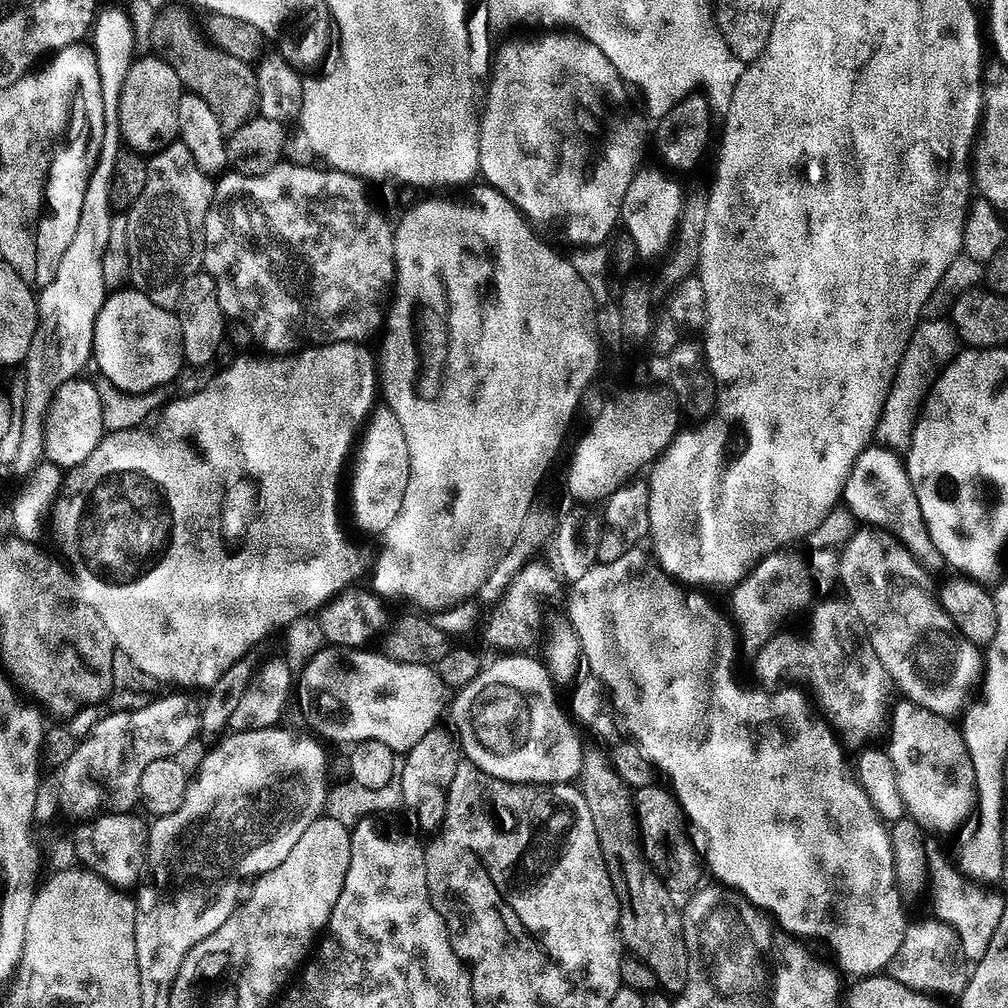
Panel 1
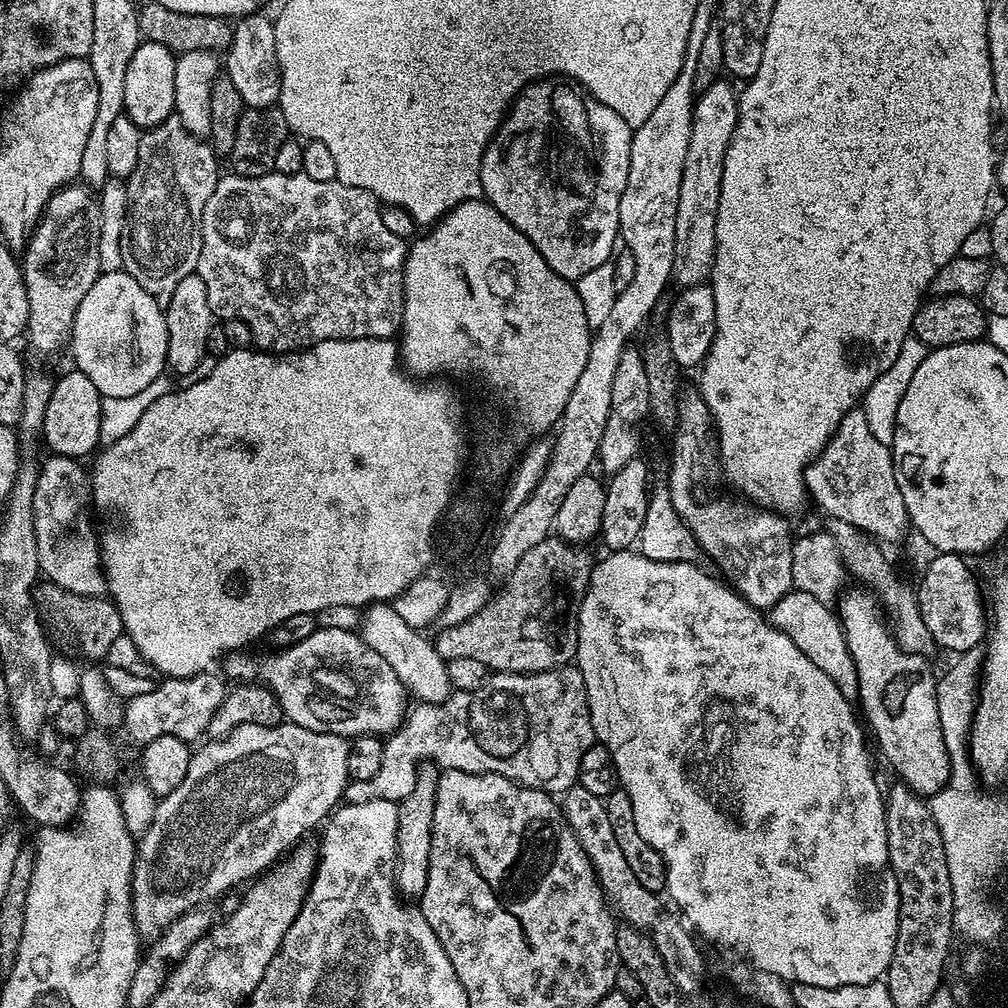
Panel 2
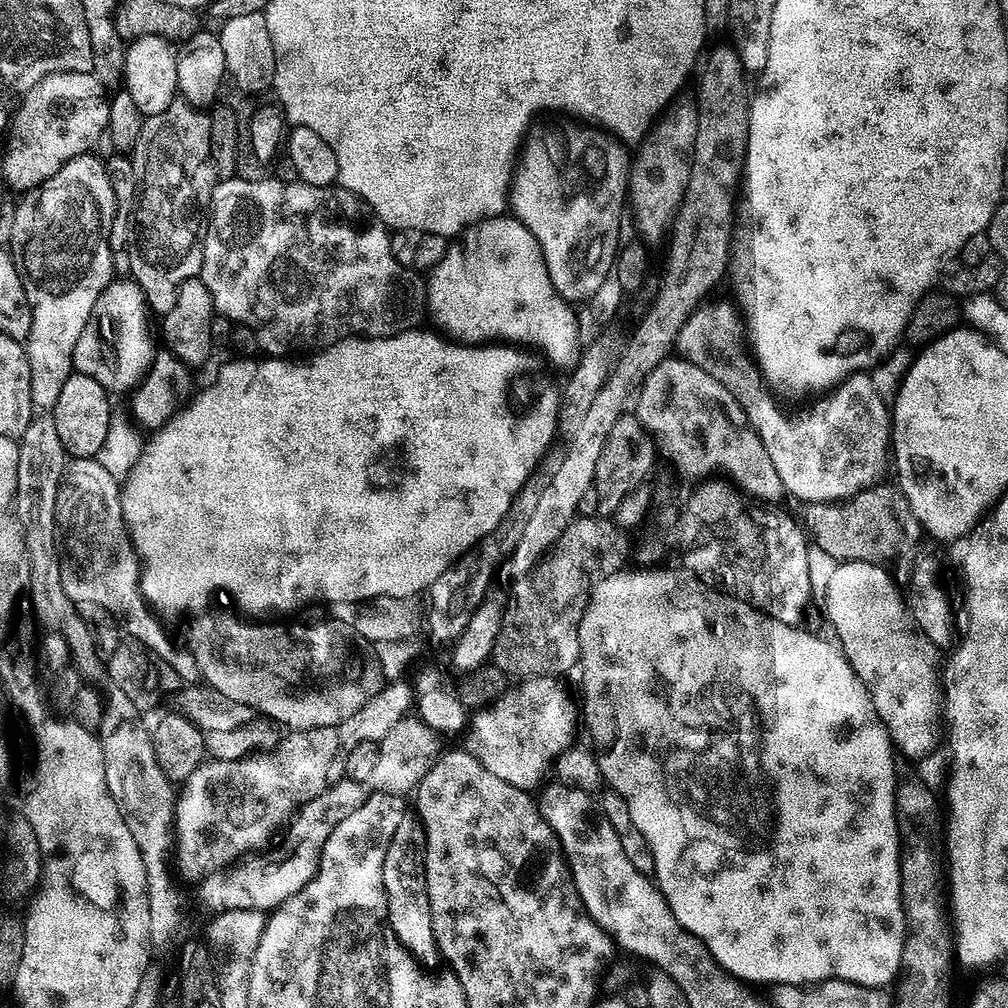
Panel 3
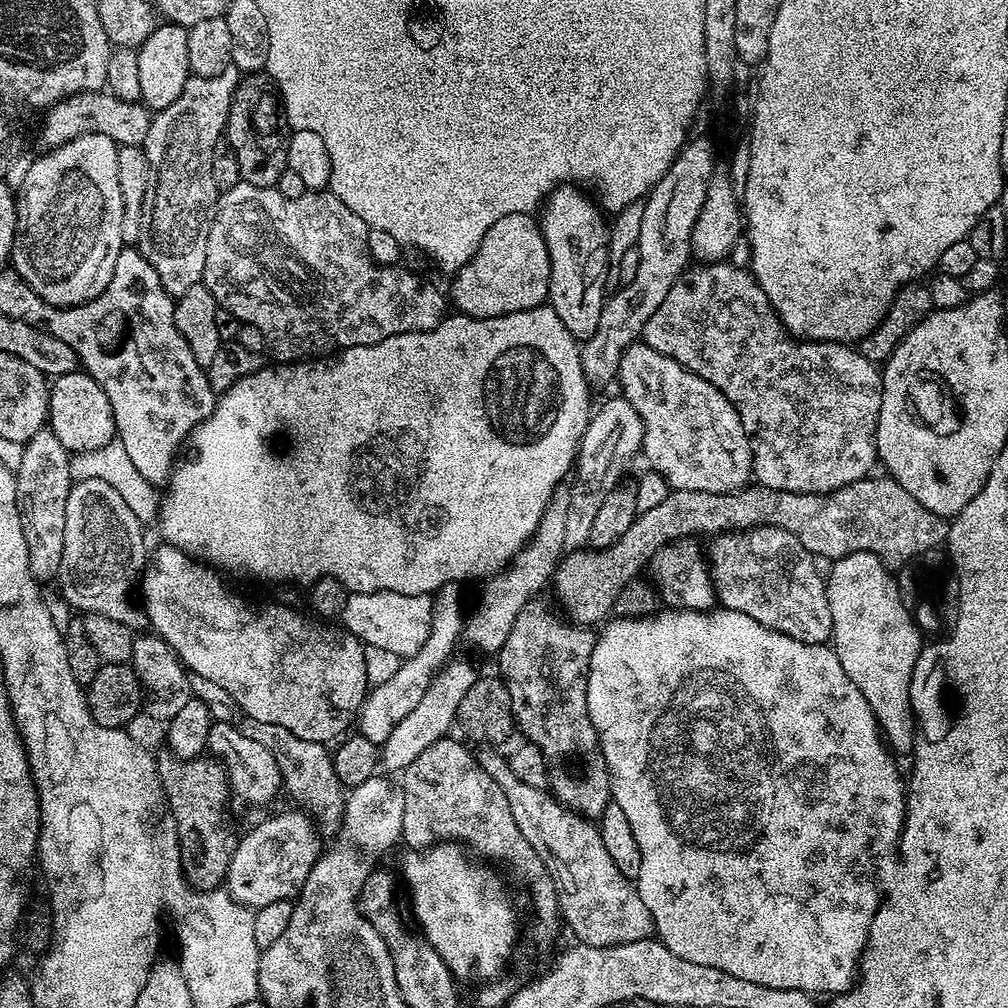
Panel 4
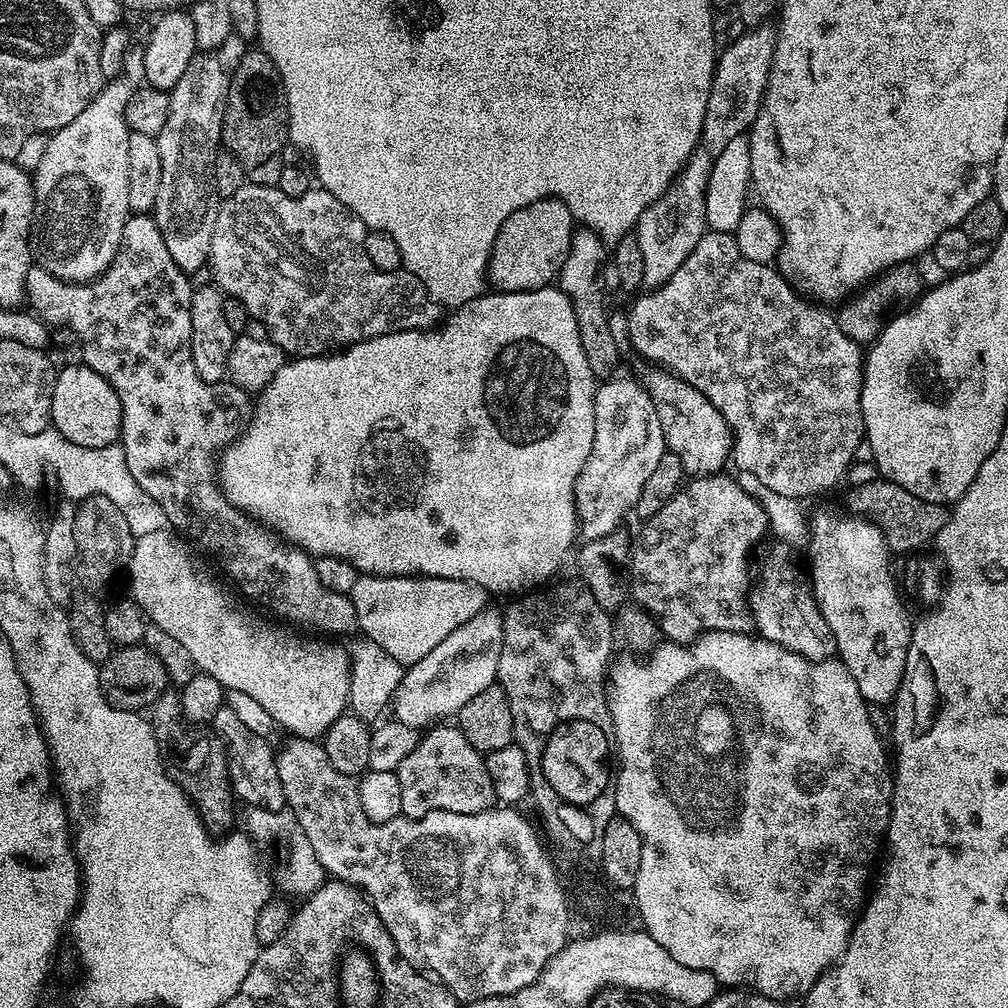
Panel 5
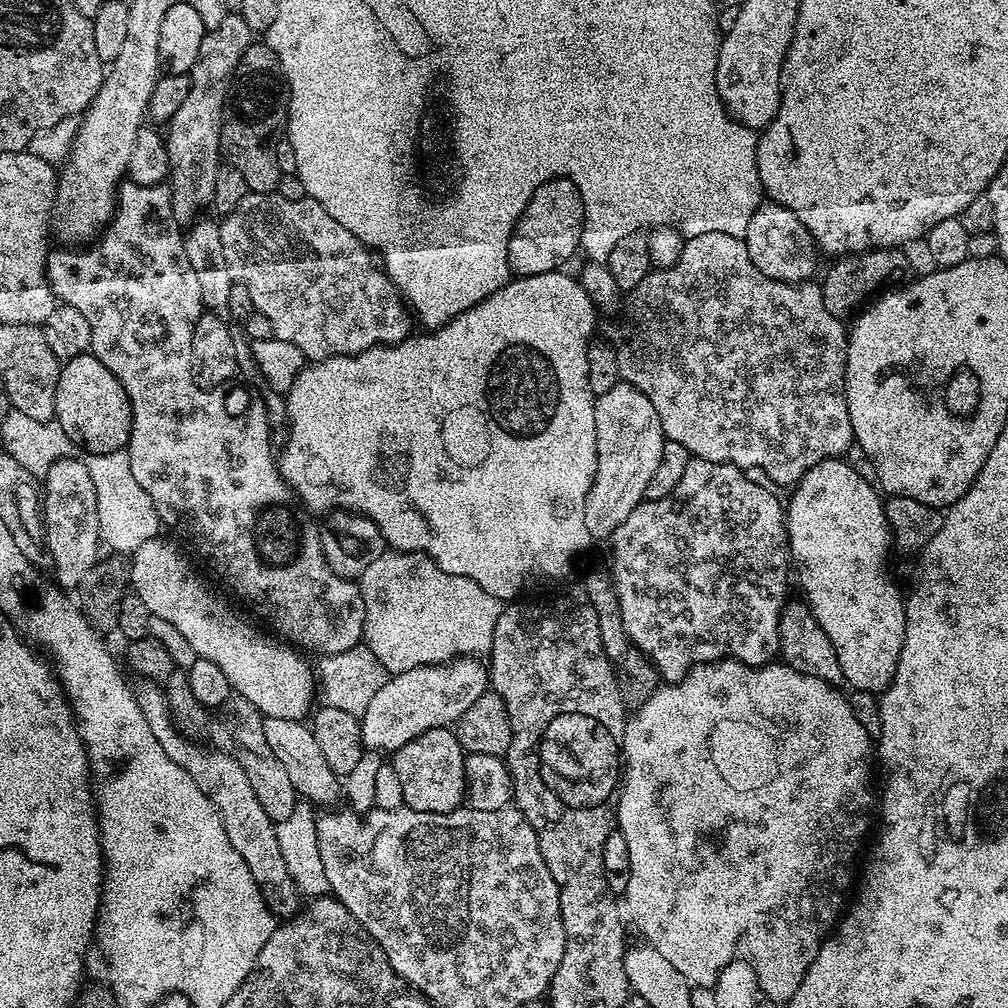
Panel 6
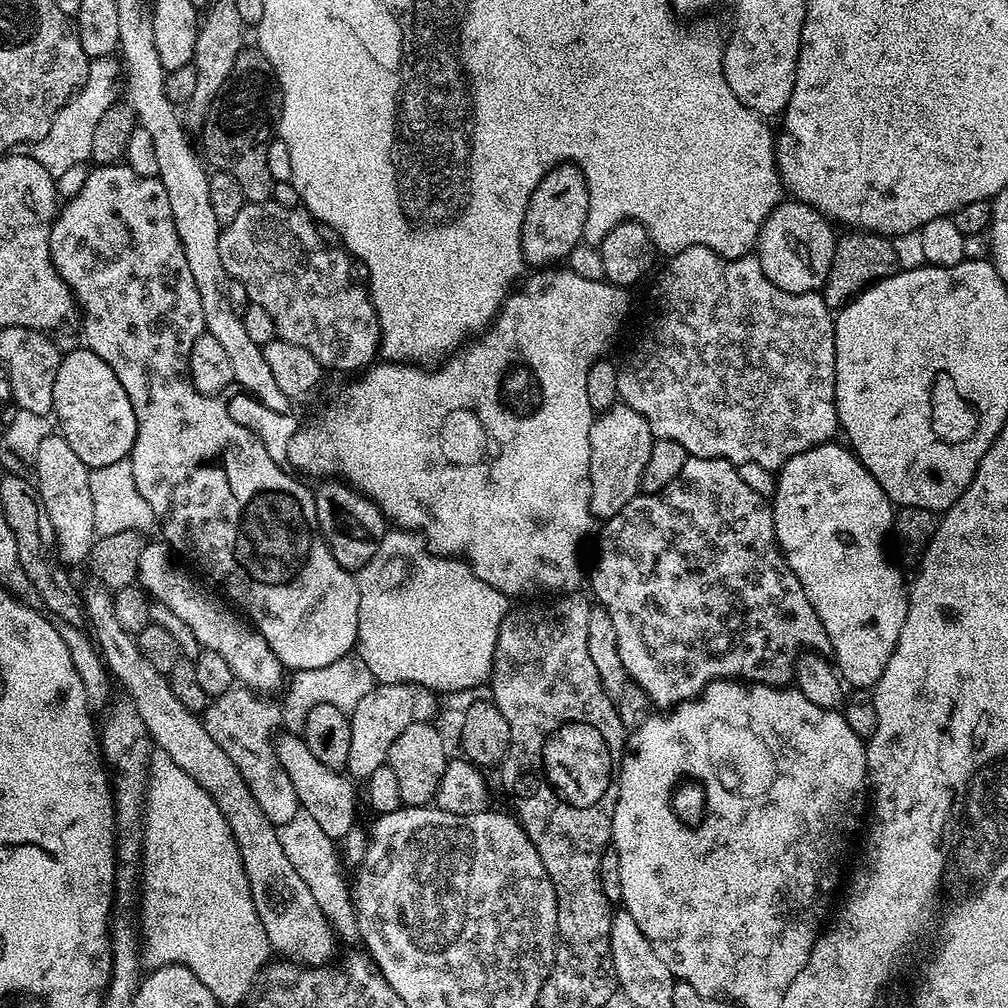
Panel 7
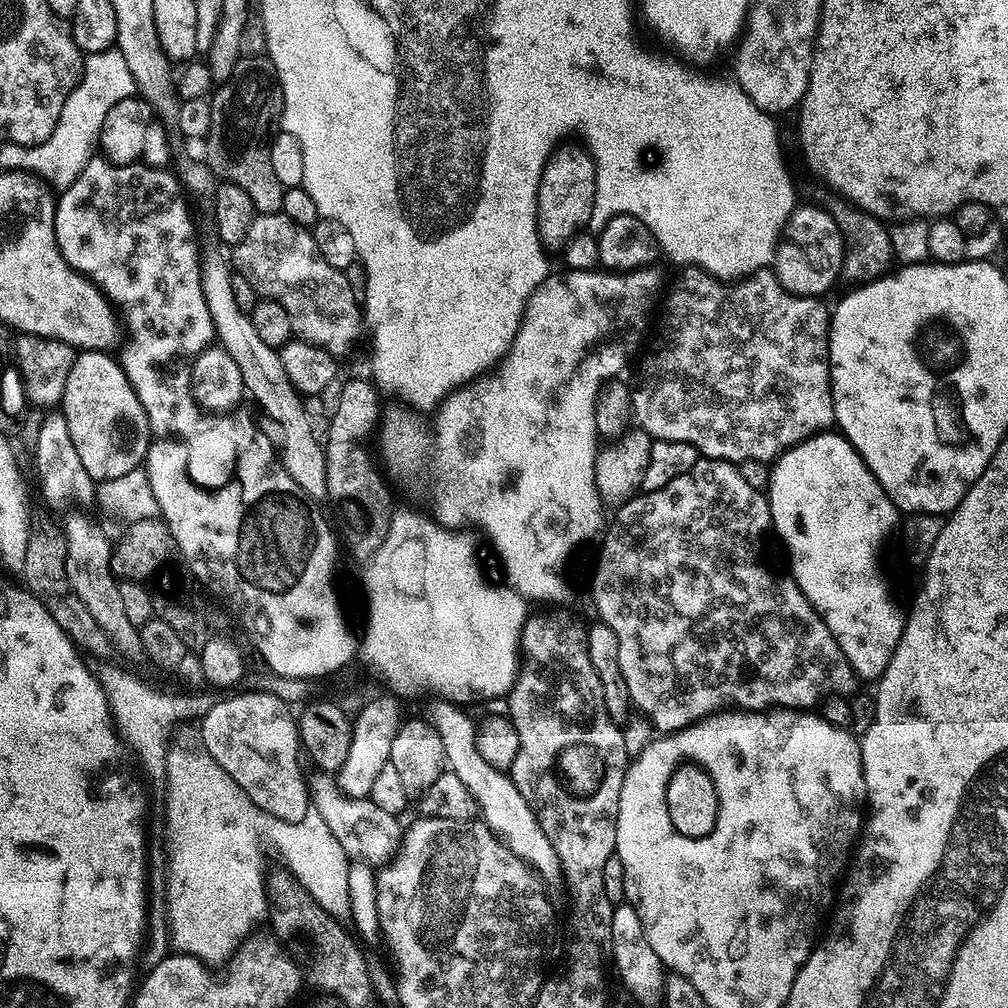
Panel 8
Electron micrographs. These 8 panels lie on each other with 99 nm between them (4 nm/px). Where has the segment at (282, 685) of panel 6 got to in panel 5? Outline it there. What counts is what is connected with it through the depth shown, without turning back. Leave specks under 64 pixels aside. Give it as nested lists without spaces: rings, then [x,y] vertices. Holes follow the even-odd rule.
[[[165,530],[154,534],[142,534],[132,545],[130,572],[132,577],[128,584],[132,587],[131,599],[139,604],[149,621],[164,628],[166,634],[174,634],[186,650],[190,650],[190,658],[196,660],[197,669],[203,670],[207,676],[218,678],[220,685],[227,691],[245,691],[251,698],[258,699],[259,705],[267,714],[275,717],[277,725],[285,728],[288,734],[298,734],[301,740],[316,740],[325,732],[339,716],[345,715],[349,707],[351,662],[349,649],[322,638],[319,644],[311,644],[313,637],[301,634],[291,627],[268,628],[264,620],[244,620],[240,612],[192,564],[188,564],[188,552],[180,548],[179,539],[172,540],[173,533]]]

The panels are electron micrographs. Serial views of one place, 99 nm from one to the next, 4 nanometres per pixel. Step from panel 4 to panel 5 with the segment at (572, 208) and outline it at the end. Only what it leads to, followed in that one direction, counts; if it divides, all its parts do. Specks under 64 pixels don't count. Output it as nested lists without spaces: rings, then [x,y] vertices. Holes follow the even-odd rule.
[[[583,226],[572,233],[572,245],[558,277],[558,287],[567,294],[574,306],[574,314],[578,318],[578,334],[582,338],[582,351],[586,353],[586,362],[590,362],[590,370],[597,381],[603,382],[615,377],[620,364],[622,351],[617,342],[610,336],[608,325],[609,311],[604,310],[604,296],[600,293],[600,271],[606,268],[606,246],[597,232]]]

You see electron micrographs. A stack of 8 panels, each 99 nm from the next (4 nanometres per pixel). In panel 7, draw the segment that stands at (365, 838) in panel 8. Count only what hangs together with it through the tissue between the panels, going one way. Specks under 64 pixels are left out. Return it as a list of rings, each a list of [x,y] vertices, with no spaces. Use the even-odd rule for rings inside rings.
[[[296,734],[284,736],[276,744],[279,761],[282,762],[286,774],[289,774],[290,782],[294,783],[294,790],[298,794],[301,809],[310,816],[314,816],[320,829],[329,838],[340,840],[351,832],[356,820],[356,794],[352,786],[353,781],[339,769],[325,766],[319,762],[304,742],[303,737]]]

